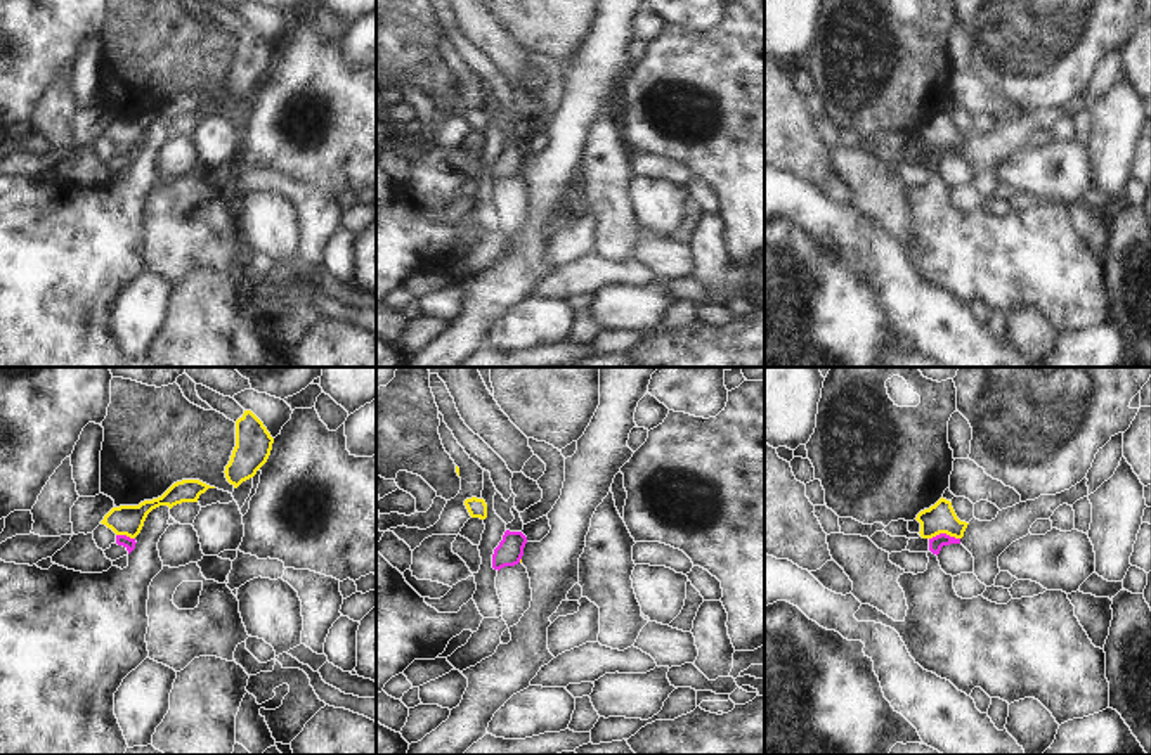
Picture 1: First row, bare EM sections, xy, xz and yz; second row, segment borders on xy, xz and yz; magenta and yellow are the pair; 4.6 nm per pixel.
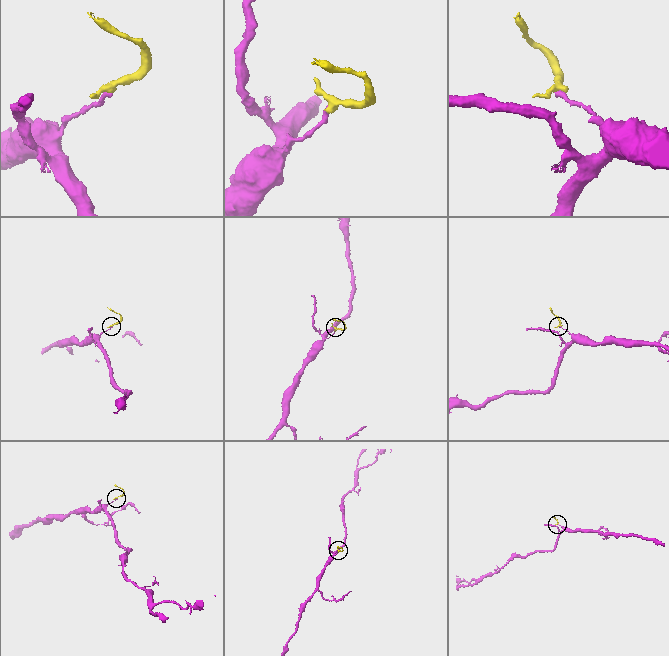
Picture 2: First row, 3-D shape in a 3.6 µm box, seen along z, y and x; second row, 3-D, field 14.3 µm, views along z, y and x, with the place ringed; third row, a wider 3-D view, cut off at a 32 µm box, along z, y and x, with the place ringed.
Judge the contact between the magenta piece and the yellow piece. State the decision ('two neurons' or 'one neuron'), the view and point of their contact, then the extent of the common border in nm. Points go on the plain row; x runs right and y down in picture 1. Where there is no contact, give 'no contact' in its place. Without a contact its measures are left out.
two neurons | yz (943, 146) | 140 nm

